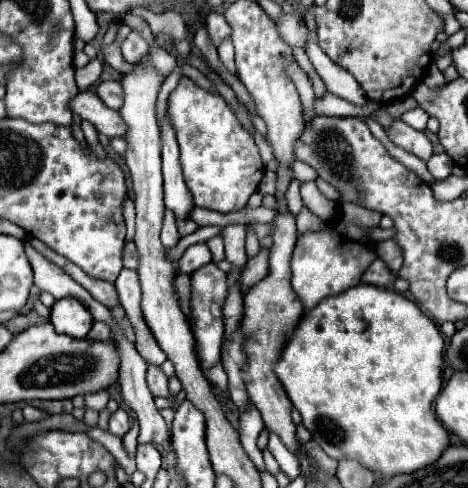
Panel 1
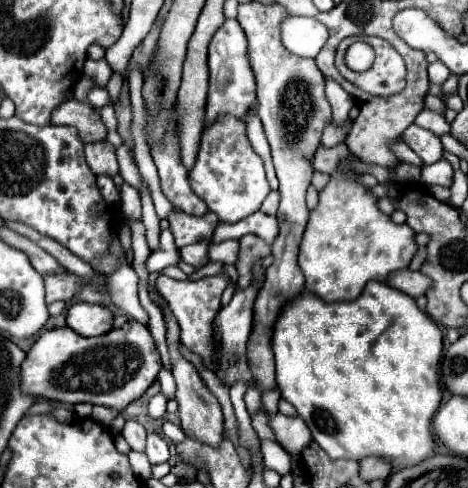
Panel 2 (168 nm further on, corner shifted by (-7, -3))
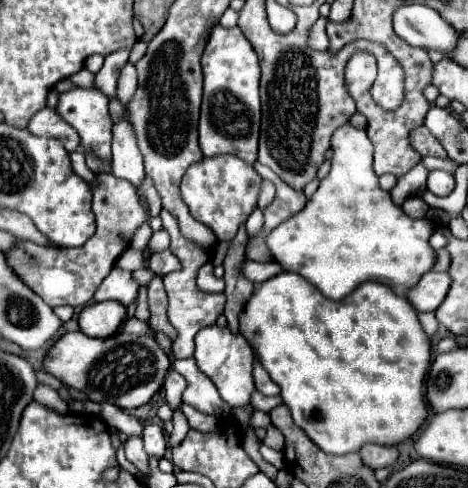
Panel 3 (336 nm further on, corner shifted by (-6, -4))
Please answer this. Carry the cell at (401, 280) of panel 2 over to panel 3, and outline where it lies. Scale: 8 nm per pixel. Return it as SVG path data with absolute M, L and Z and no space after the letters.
M430 271L422 275L418 285L414 285L414 289L410 289L406 297L418 311L436 311L438 305L444 301L448 287L450 287L448 273Z

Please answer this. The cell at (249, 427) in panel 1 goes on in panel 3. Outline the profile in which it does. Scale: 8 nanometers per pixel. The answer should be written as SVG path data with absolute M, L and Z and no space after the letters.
M254 391L250 398L250 404L256 409L261 411L270 412L275 407L282 404L283 401L280 396L266 397L260 396L258 391Z

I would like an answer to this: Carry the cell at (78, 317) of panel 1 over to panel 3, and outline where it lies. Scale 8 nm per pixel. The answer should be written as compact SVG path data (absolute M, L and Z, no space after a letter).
M118 301L94 303L80 313L78 325L80 331L86 333L88 337L110 337L122 325L124 315L126 307L122 307Z

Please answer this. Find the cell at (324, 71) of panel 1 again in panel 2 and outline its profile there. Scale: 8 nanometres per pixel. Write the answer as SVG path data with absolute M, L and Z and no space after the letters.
M403 141L391 144L391 150L401 161L422 167L423 162L415 152L413 152Z

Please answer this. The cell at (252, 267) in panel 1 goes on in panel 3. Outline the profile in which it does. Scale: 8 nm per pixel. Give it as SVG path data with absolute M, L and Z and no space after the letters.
M210 325L202 329L196 335L196 353L194 359L200 367L200 371L212 379L216 389L220 391L222 399L230 407L240 407L250 403L250 395L254 391L254 381L252 381L252 357L254 351L246 337L242 333L230 333L228 327L220 325Z

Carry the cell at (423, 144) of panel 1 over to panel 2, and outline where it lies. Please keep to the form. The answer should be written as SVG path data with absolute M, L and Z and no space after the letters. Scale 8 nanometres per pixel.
M411 124L403 134L403 142L415 154L419 154L425 164L433 164L443 158L443 144L441 144L439 136L433 134L431 130L425 130L425 128Z

